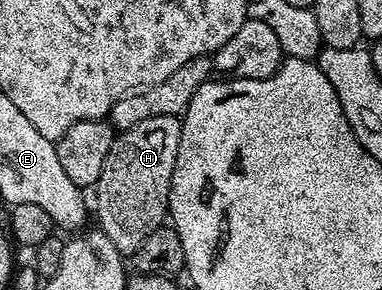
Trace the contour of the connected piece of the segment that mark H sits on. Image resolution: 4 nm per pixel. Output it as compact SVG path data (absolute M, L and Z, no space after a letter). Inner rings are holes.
M178 115L149 117L149 121L133 125L133 129L118 132L109 149L109 157L105 157L105 165L101 165L101 177L93 188L93 215L99 218L98 230L113 241L124 257L134 255L145 237L164 226L168 218L169 189L182 128Z

